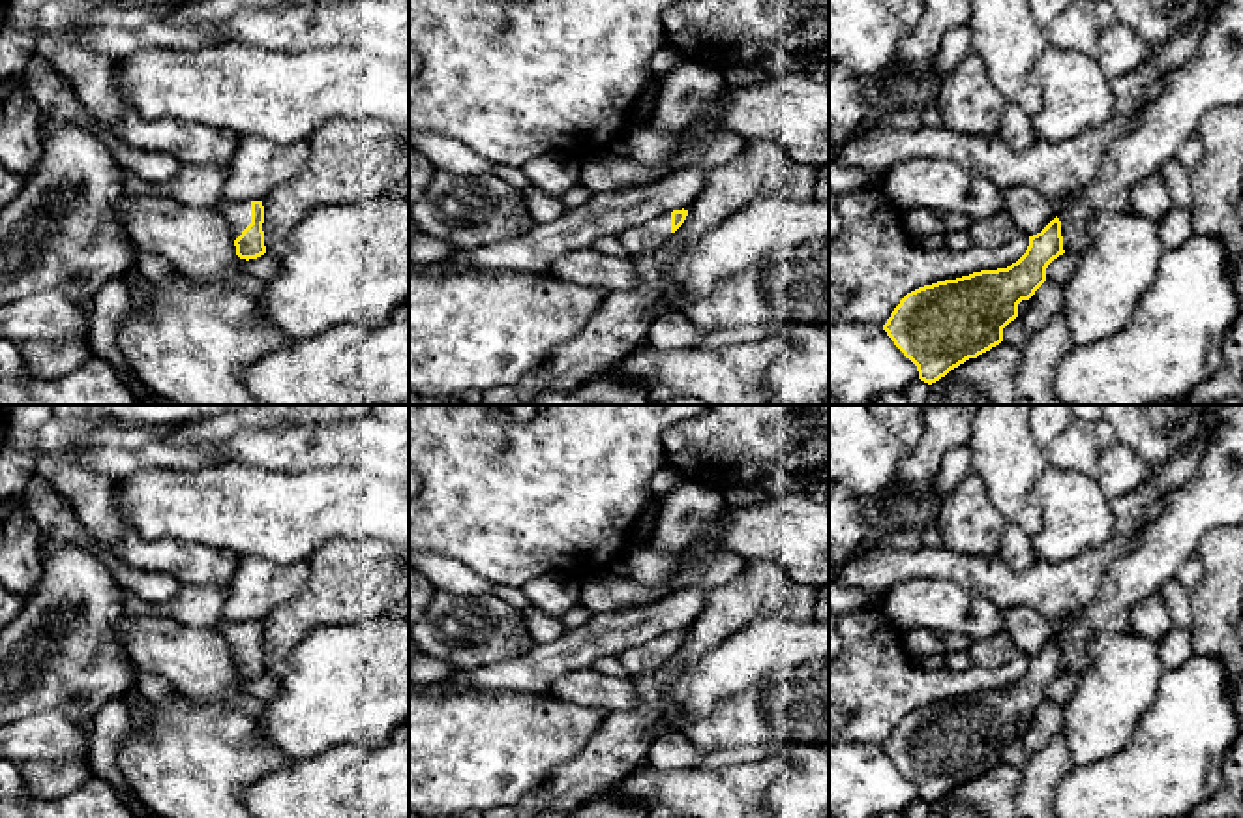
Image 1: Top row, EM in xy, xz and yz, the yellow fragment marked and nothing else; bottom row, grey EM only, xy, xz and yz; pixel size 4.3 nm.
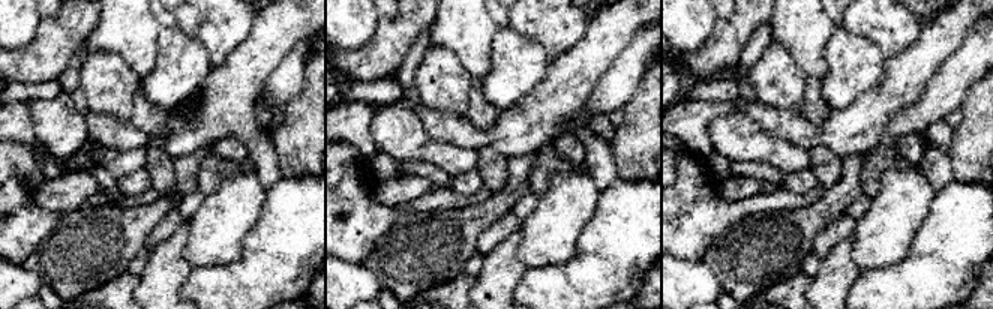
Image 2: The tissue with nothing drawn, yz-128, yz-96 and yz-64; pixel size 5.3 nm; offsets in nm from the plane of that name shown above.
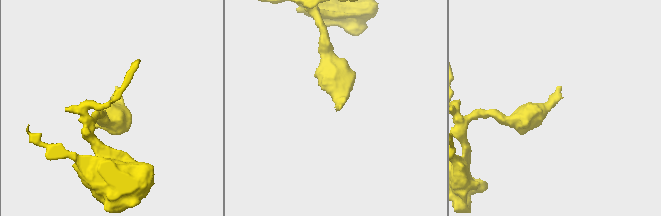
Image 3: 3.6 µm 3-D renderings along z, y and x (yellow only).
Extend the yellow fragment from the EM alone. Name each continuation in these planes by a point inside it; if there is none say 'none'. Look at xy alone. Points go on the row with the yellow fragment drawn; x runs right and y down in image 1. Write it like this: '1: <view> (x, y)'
1: xy (239, 212)

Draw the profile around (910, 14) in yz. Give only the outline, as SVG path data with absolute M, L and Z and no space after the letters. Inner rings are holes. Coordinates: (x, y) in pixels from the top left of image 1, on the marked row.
M879 0L891 13L896 15L904 32L913 32L924 13L926 13L926 0Z

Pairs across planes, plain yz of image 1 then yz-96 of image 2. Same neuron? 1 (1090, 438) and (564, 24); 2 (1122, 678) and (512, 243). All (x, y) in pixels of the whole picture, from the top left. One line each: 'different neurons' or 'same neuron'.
1: same neuron
2: different neurons

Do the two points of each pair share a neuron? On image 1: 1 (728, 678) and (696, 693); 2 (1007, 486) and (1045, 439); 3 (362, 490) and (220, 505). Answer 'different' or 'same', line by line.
1: same
2: different
3: same

